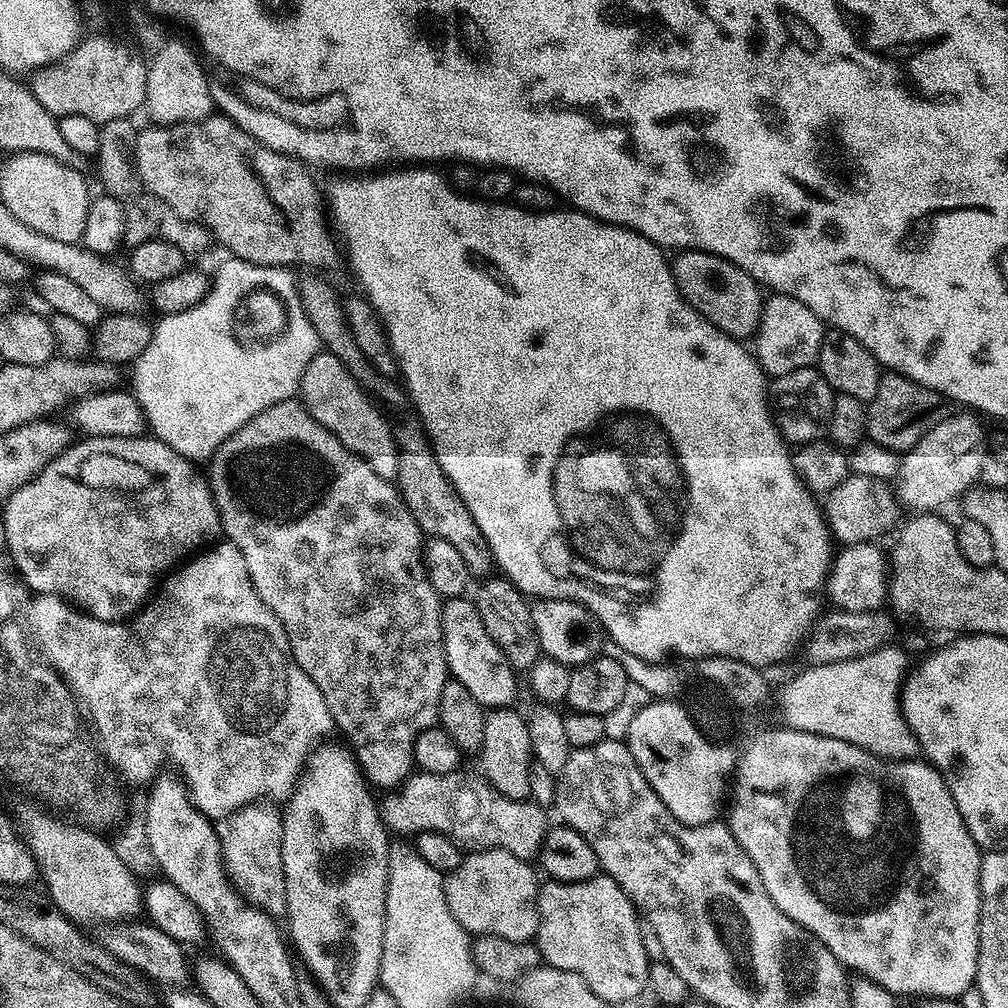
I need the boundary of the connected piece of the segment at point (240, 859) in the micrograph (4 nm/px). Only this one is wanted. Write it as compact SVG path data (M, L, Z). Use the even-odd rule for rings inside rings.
M268 802L250 803L215 821L224 871L228 873L232 887L248 903L273 918L283 917L286 912L286 878L282 870L283 825L281 809Z

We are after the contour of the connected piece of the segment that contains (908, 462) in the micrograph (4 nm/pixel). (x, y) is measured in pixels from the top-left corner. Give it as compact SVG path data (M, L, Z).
M960 410L960 413L957 416L948 416L945 415L941 420L938 421L937 424L934 425L933 428L929 428L926 434L922 434L922 438L917 442L912 448L908 449L907 452L903 453L900 458L900 469L898 470L898 474L896 475L894 481L894 493L895 498L905 509L909 508L909 513L919 514L919 513L935 513L937 510L944 510L942 508L946 507L951 500L959 501L961 497L963 497L964 493L971 492L973 488L977 487L980 475L984 472L984 463L987 460L990 460L990 440L986 435L986 428L984 432L984 424L985 421L981 419L979 415L973 414L968 410Z

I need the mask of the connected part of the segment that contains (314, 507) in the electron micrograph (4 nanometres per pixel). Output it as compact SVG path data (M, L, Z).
M296 398L283 400L262 410L262 414L250 418L246 426L242 426L231 438L222 442L212 459L207 461L206 479L212 491L214 506L220 515L221 533L226 537L227 543L242 550L242 558L246 562L250 582L254 590L258 590L258 598L266 602L268 609L284 627L284 633L290 642L290 651L298 666L302 666L314 686L322 690L322 698L326 698L333 725L345 736L343 739L360 765L364 779L378 790L399 789L413 775L412 751L418 734L422 734L422 730L437 727L442 686L446 686L450 678L442 642L442 598L434 590L434 586L430 586L430 578L422 559L426 540L418 522L414 522L414 514L410 514L406 502L400 496L400 489L393 481L378 478L378 474L370 470L370 466L361 456L355 456L349 448L342 446L342 442L338 442L338 438L330 434L330 430L326 430L326 426L319 424Z

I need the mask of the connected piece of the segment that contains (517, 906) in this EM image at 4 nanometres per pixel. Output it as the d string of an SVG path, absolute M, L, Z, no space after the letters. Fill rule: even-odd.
M501 848L469 851L464 861L454 871L447 873L444 881L446 906L450 906L450 914L454 914L458 926L462 926L464 931L473 937L493 936L506 938L510 942L519 944L535 941L540 921L540 915L536 909L536 900L540 897L540 884L532 873L532 867L529 861L518 858Z

